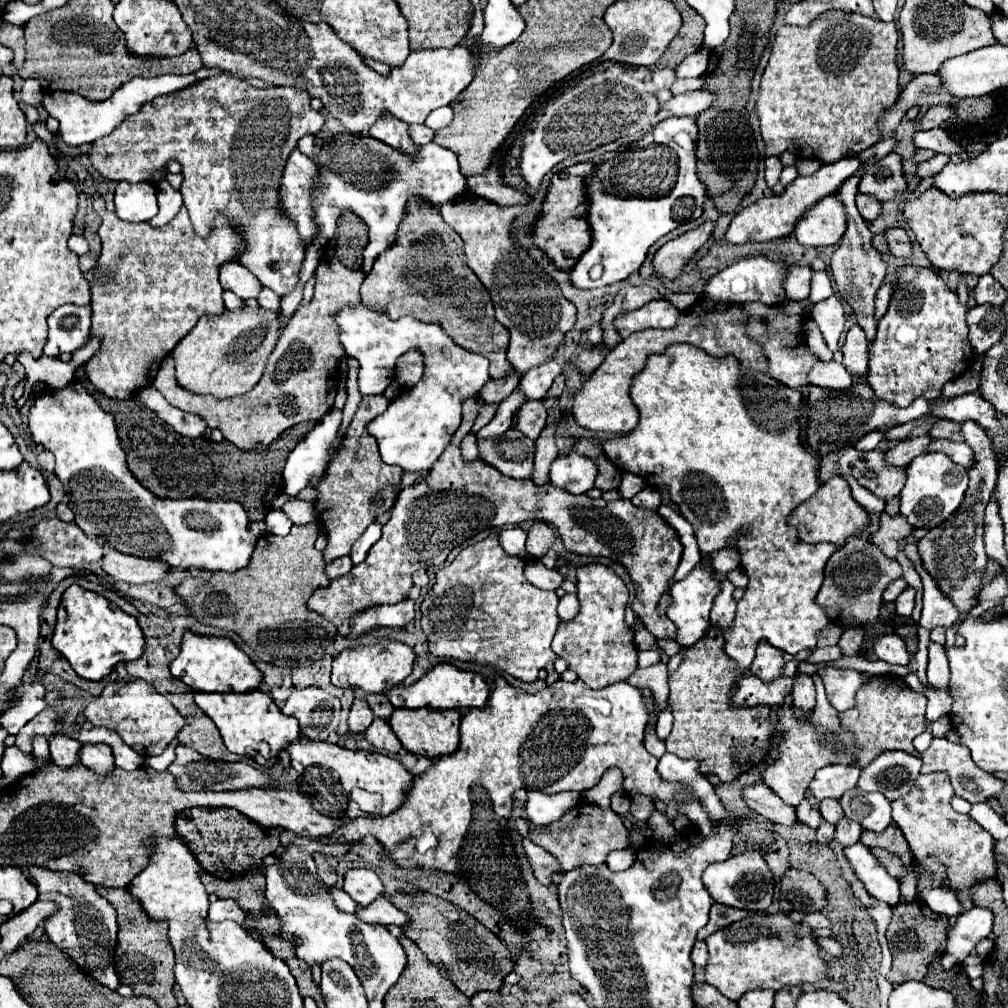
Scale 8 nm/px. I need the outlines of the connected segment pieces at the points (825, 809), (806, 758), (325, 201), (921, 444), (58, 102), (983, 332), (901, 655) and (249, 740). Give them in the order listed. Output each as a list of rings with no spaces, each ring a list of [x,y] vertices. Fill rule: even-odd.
[[[822,800],[822,802],[820,802],[820,814],[822,814],[822,818],[824,818],[826,822],[830,822],[830,824],[836,824],[836,822],[844,816],[842,806],[840,806],[838,800]]]
[[[816,680],[818,686],[818,698],[816,698],[816,708],[812,712],[812,718],[808,718],[806,724],[800,724],[794,716],[792,706],[790,708],[778,708],[778,722],[784,726],[784,736],[780,744],[780,758],[774,760],[766,770],[764,770],[764,784],[778,794],[786,804],[798,806],[806,798],[806,790],[814,778],[814,774],[828,766],[828,764],[852,764],[854,762],[854,738],[850,732],[844,732],[838,722],[838,712],[826,702],[824,686],[820,680]]]
[[[332,136],[318,152],[316,158],[320,172],[324,176],[324,184],[320,184],[320,196],[314,196],[316,208],[316,224],[320,228],[318,240],[306,248],[306,258],[300,272],[300,282],[296,290],[282,300],[281,328],[284,328],[292,314],[296,312],[302,300],[302,288],[308,278],[312,278],[318,260],[322,256],[322,246],[332,238],[332,230],[336,230],[336,220],[344,208],[356,212],[370,228],[370,242],[363,251],[362,271],[368,274],[372,270],[374,260],[394,242],[400,220],[404,218],[404,204],[410,196],[422,196],[430,200],[430,204],[440,206],[446,200],[456,198],[466,188],[466,176],[458,168],[456,154],[448,148],[442,148],[434,142],[420,146],[416,158],[408,158],[398,150],[388,148],[380,140],[370,136]]]
[[[930,436],[906,438],[886,452],[886,462],[892,464],[892,466],[908,466],[916,456],[926,452],[926,446],[928,446],[930,440],[932,440]]]
[[[194,74],[188,76],[156,76],[156,78],[132,78],[124,86],[120,86],[108,100],[104,102],[92,102],[82,98],[76,92],[50,92],[44,96],[44,106],[50,116],[58,118],[60,122],[60,136],[66,144],[70,146],[82,146],[82,144],[92,144],[98,138],[110,134],[128,114],[136,114],[142,104],[166,96],[178,90],[184,90],[192,84],[196,84],[198,78]]]
[[[974,306],[966,314],[970,326],[970,344],[976,354],[984,354],[992,348],[1006,330],[1006,318],[1000,306]]]
[[[896,634],[878,636],[878,640],[874,642],[874,654],[888,664],[908,664],[910,660],[904,640]]]
[[[260,690],[246,692],[246,694],[204,694],[204,692],[196,692],[194,698],[196,698],[196,704],[216,724],[216,728],[220,730],[220,736],[224,740],[224,746],[230,752],[248,756],[266,768],[274,768],[274,764],[278,760],[278,752],[300,738],[296,718],[284,716],[280,712],[280,708],[274,704],[274,700]]]

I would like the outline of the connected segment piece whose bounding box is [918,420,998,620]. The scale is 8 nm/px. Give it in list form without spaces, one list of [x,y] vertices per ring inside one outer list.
[[[968,420],[968,422],[962,422],[962,434],[964,434],[964,442],[976,452],[974,466],[972,470],[968,470],[970,486],[966,490],[966,498],[954,516],[950,516],[938,528],[930,530],[918,542],[920,558],[926,572],[932,576],[932,580],[936,580],[936,586],[942,590],[942,594],[946,594],[952,600],[952,604],[960,612],[958,620],[964,620],[970,614],[970,610],[978,606],[978,592],[980,592],[982,576],[988,562],[984,540],[982,540],[984,510],[986,510],[986,504],[990,502],[990,496],[996,486],[996,476],[998,476],[996,452],[992,450],[992,440],[988,438],[986,430],[976,422]]]

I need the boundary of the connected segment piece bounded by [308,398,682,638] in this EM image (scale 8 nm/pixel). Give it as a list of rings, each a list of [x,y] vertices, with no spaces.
[[[468,398],[464,402],[462,424],[440,456],[440,462],[436,462],[420,482],[398,494],[392,516],[382,528],[382,538],[372,546],[366,562],[356,564],[344,578],[332,580],[328,588],[318,588],[308,600],[308,608],[334,622],[340,636],[348,636],[352,632],[352,614],[372,606],[406,600],[408,590],[414,586],[412,574],[416,570],[442,566],[450,550],[468,538],[488,528],[540,520],[558,528],[566,550],[584,556],[606,556],[626,566],[636,586],[632,610],[656,638],[676,638],[674,622],[666,615],[656,614],[660,596],[668,588],[682,556],[682,544],[676,530],[672,530],[658,512],[636,508],[630,500],[606,502],[586,494],[576,496],[552,484],[536,486],[532,480],[508,478],[482,458],[472,462],[464,460],[460,442],[470,432],[480,406],[480,398]]]

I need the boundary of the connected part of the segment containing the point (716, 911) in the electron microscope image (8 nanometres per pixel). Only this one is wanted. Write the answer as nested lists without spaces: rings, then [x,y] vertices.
[[[714,904],[714,906],[710,908],[710,922],[698,932],[698,940],[706,940],[706,938],[708,938],[710,934],[714,934],[716,930],[726,928],[728,924],[746,918],[744,914],[746,914],[744,910],[730,908],[730,906],[724,906],[724,904]]]

